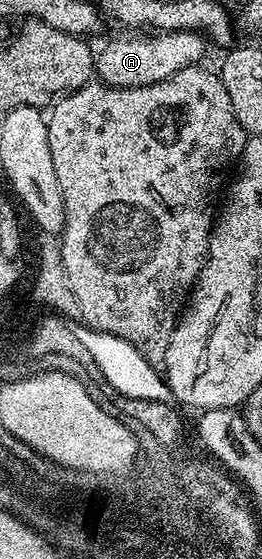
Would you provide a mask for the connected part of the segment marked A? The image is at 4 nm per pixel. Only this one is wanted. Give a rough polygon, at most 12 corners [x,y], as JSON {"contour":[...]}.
{"contour":[[194,30],[120,38],[96,54],[103,86],[144,88],[199,65]]}

